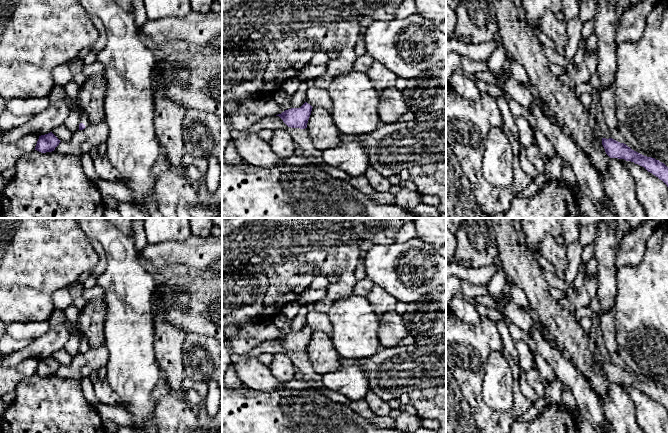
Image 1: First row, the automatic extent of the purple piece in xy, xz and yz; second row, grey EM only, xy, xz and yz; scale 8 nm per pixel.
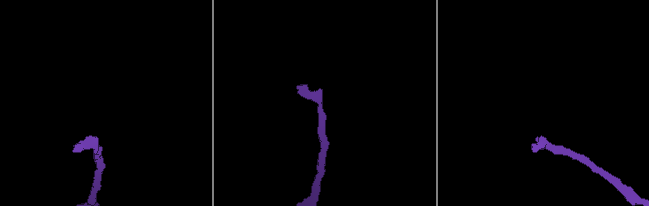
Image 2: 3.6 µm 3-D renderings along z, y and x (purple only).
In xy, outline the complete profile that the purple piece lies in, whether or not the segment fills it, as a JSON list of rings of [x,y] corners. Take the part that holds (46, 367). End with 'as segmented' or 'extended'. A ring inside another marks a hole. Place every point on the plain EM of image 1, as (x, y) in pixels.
[[[52,357],[39,360],[35,374],[46,377],[52,376],[59,369],[61,365]]]; as segmented

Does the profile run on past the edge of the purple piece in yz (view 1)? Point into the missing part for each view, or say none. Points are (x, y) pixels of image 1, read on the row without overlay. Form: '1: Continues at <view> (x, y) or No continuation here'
1: No continuation here

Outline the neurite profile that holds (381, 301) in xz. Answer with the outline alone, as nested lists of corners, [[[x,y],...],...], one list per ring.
[[[374,284],[371,288],[370,292],[366,295],[366,299],[379,316],[388,311],[395,311],[398,302],[392,295],[377,284]]]

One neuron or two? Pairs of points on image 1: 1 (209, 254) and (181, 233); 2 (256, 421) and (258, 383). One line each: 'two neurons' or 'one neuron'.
1: two neurons
2: two neurons

